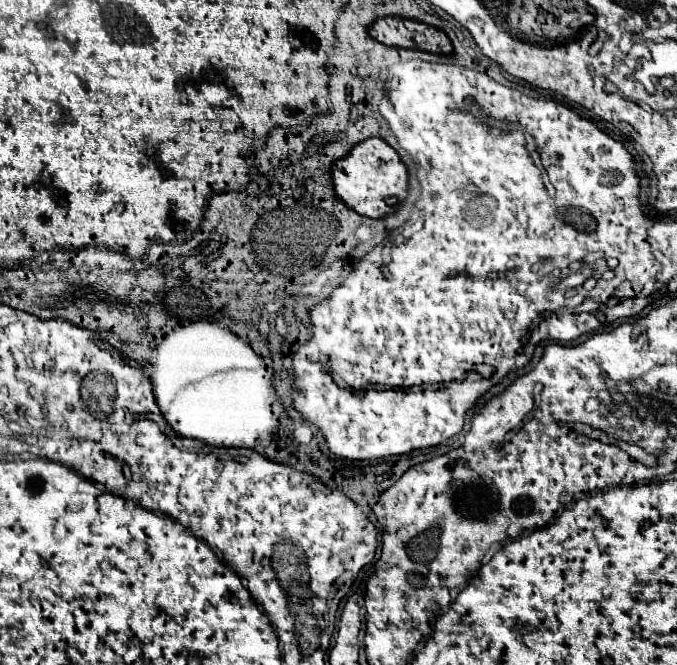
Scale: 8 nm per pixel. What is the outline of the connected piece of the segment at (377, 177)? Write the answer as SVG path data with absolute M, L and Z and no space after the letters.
M372 137L366 141L360 141L352 147L348 155L342 159L336 159L330 167L330 177L334 183L336 197L354 209L360 215L366 217L384 217L392 211L392 207L386 205L386 197L398 197L400 201L406 197L408 187L408 169L400 161L398 153L382 139Z

